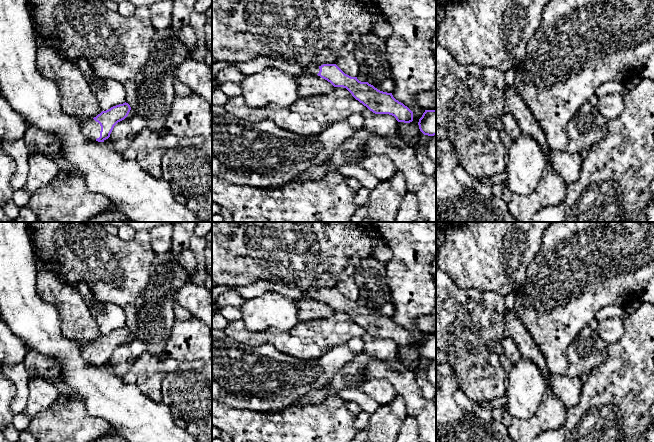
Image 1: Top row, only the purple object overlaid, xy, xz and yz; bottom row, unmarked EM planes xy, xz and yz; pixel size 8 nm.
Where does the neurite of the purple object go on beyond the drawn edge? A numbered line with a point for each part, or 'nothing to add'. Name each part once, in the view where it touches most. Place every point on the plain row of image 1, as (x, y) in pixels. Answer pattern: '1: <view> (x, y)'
1: xy (91, 352)

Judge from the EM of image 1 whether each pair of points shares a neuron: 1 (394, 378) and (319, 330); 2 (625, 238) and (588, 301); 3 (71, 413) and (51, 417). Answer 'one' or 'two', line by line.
1: two
2: one
3: one

